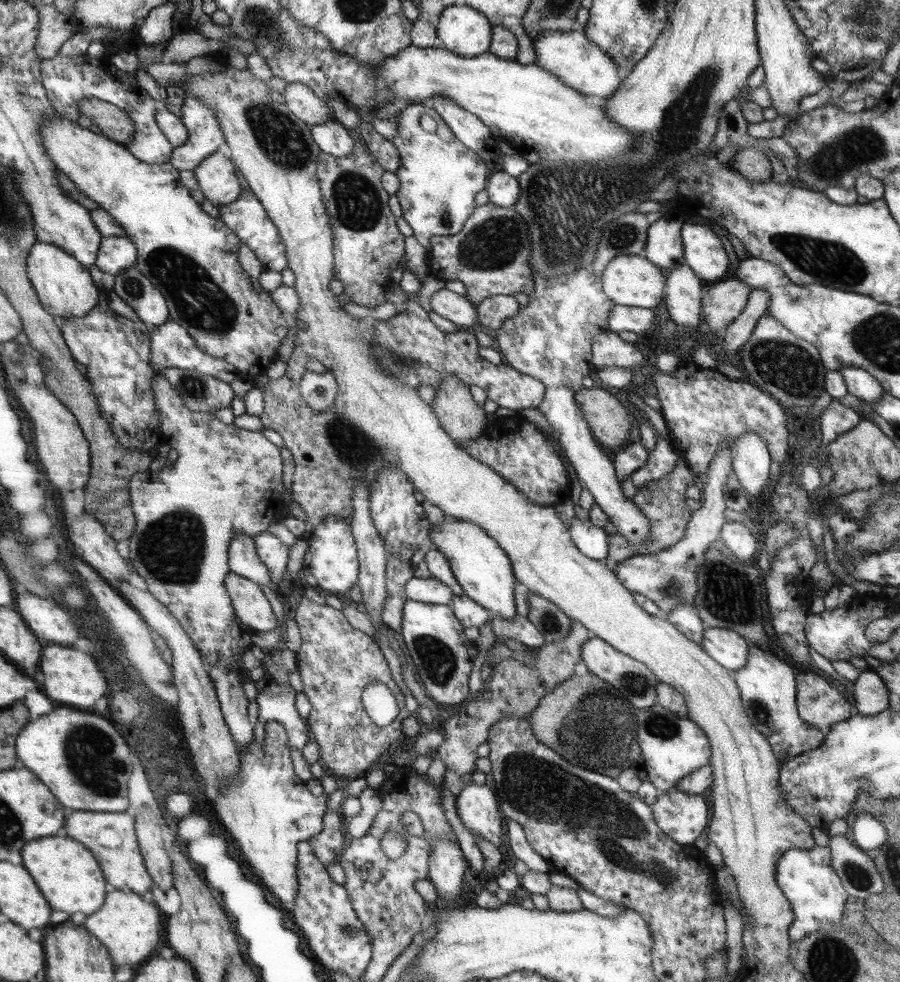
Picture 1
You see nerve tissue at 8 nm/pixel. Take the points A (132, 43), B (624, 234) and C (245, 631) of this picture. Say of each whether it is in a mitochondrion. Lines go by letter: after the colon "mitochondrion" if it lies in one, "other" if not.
A: other
B: mitochondrion
C: other

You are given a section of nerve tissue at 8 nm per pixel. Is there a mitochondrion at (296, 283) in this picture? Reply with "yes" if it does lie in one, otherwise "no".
no

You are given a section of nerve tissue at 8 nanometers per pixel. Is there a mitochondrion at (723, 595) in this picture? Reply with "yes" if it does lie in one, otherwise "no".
yes

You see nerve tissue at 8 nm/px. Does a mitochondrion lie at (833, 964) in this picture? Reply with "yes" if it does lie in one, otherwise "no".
yes

